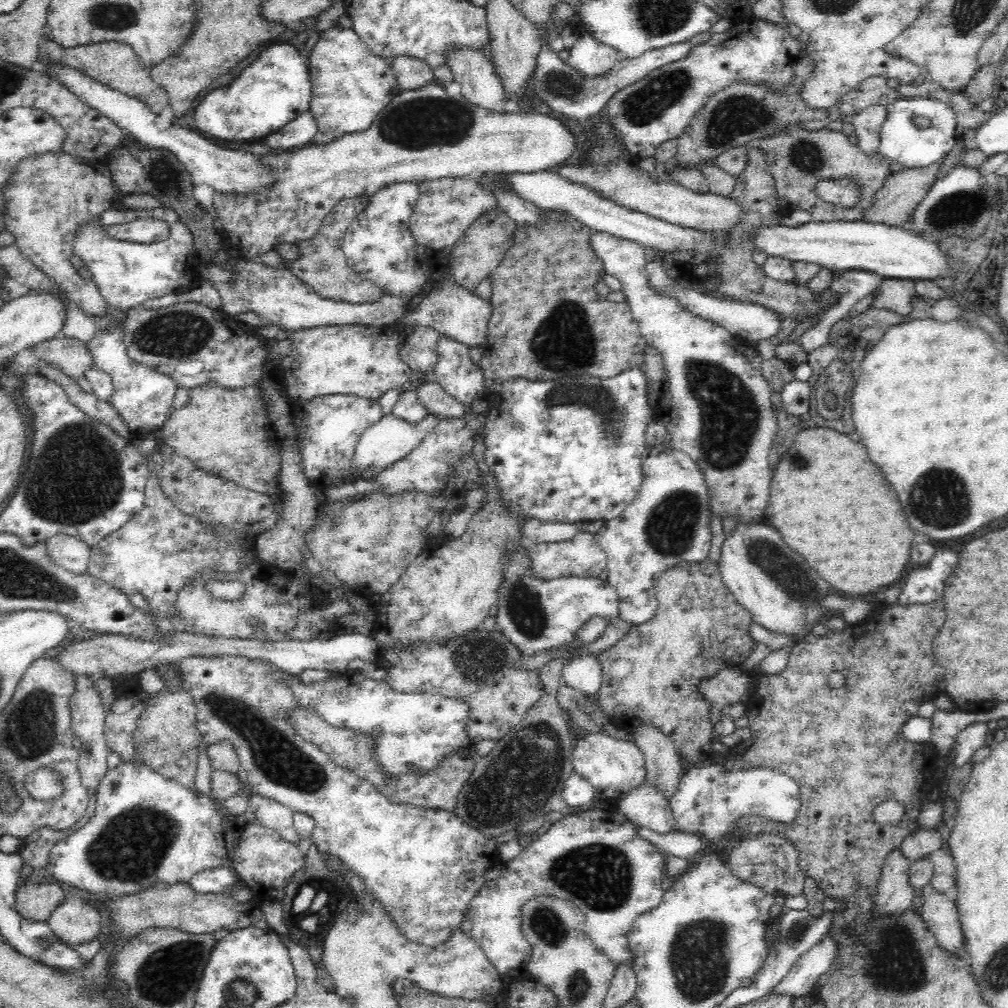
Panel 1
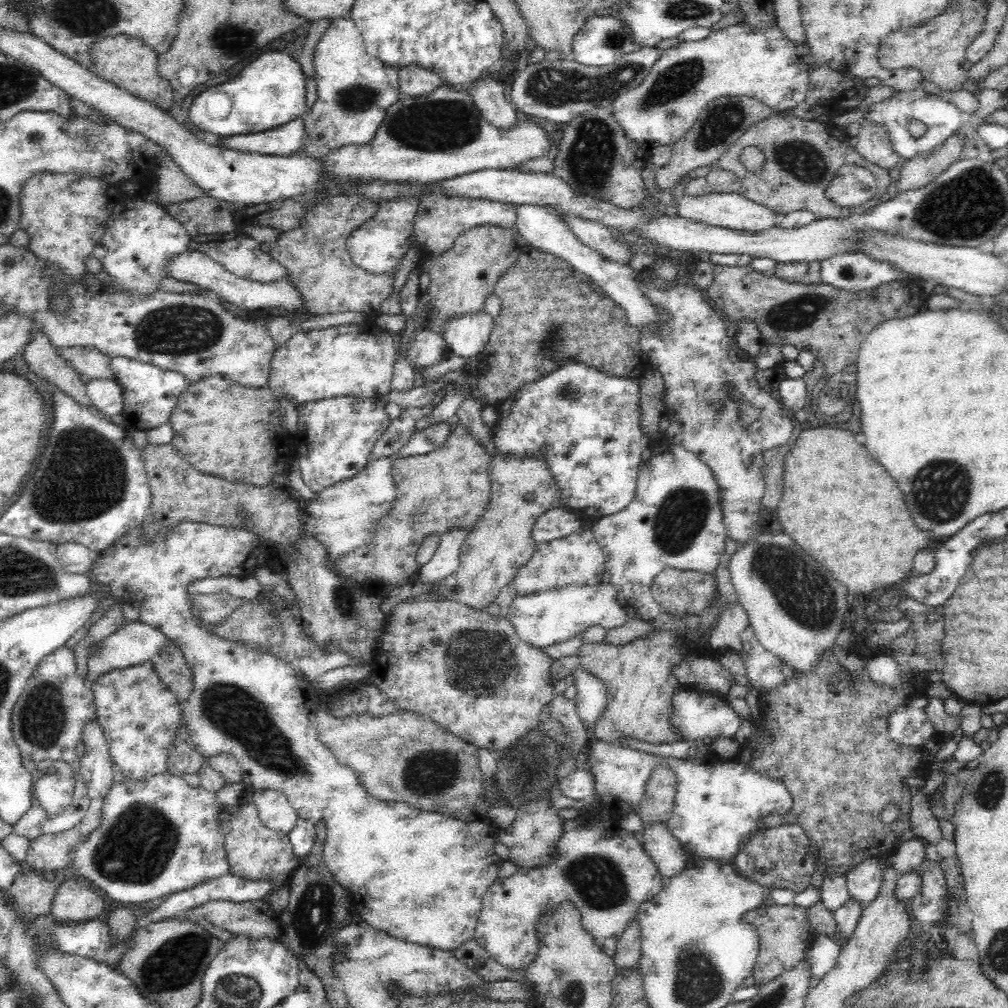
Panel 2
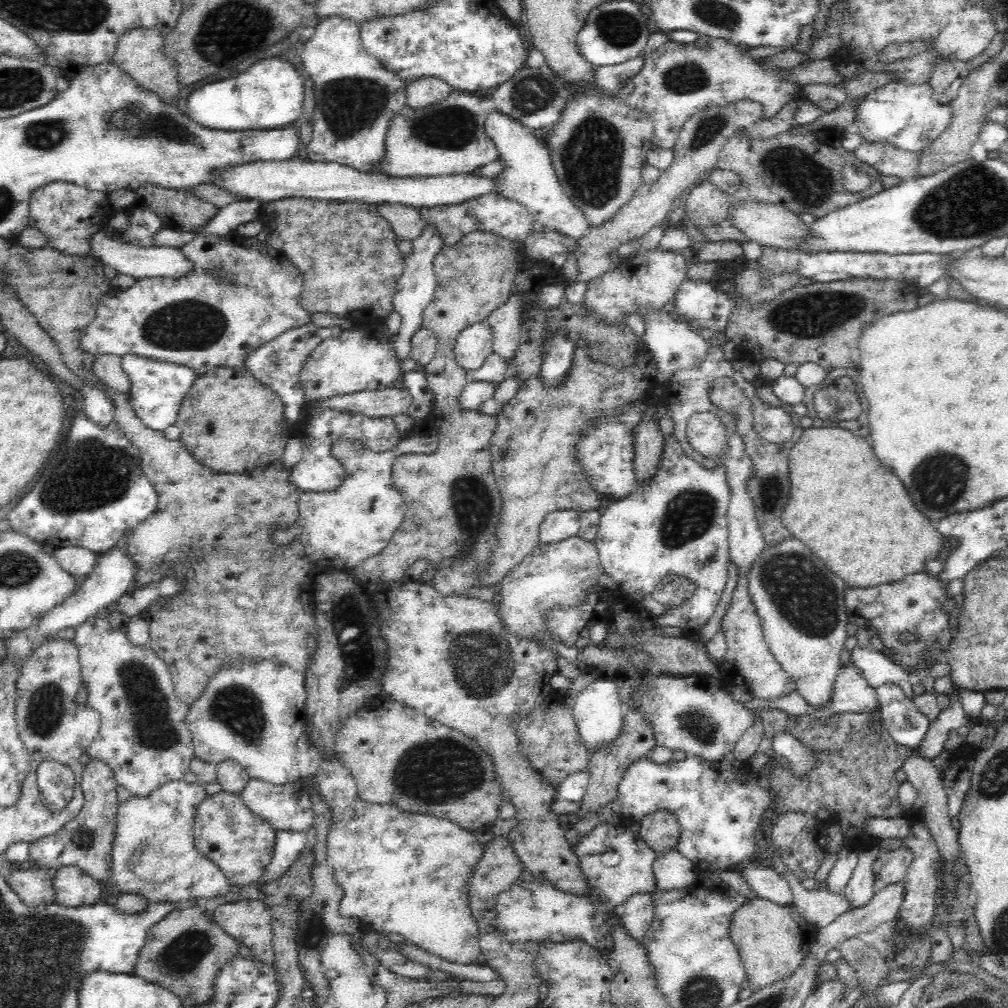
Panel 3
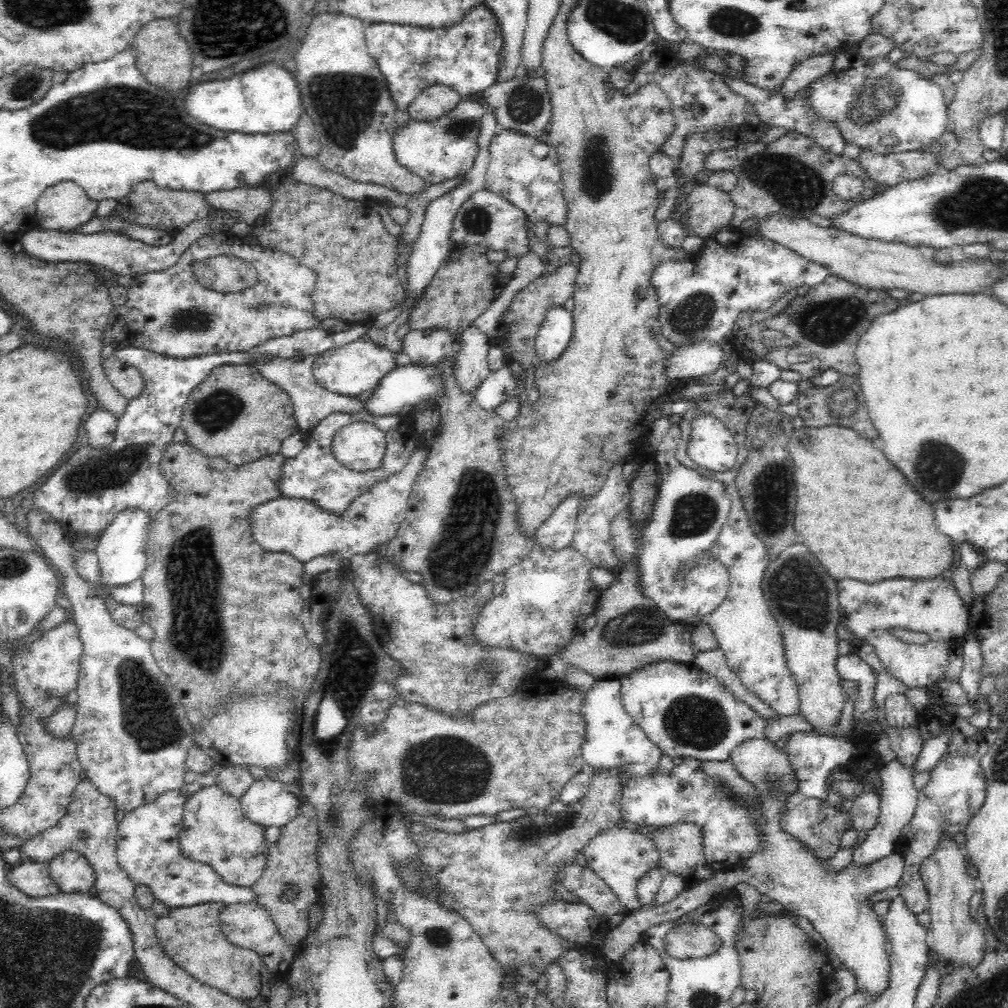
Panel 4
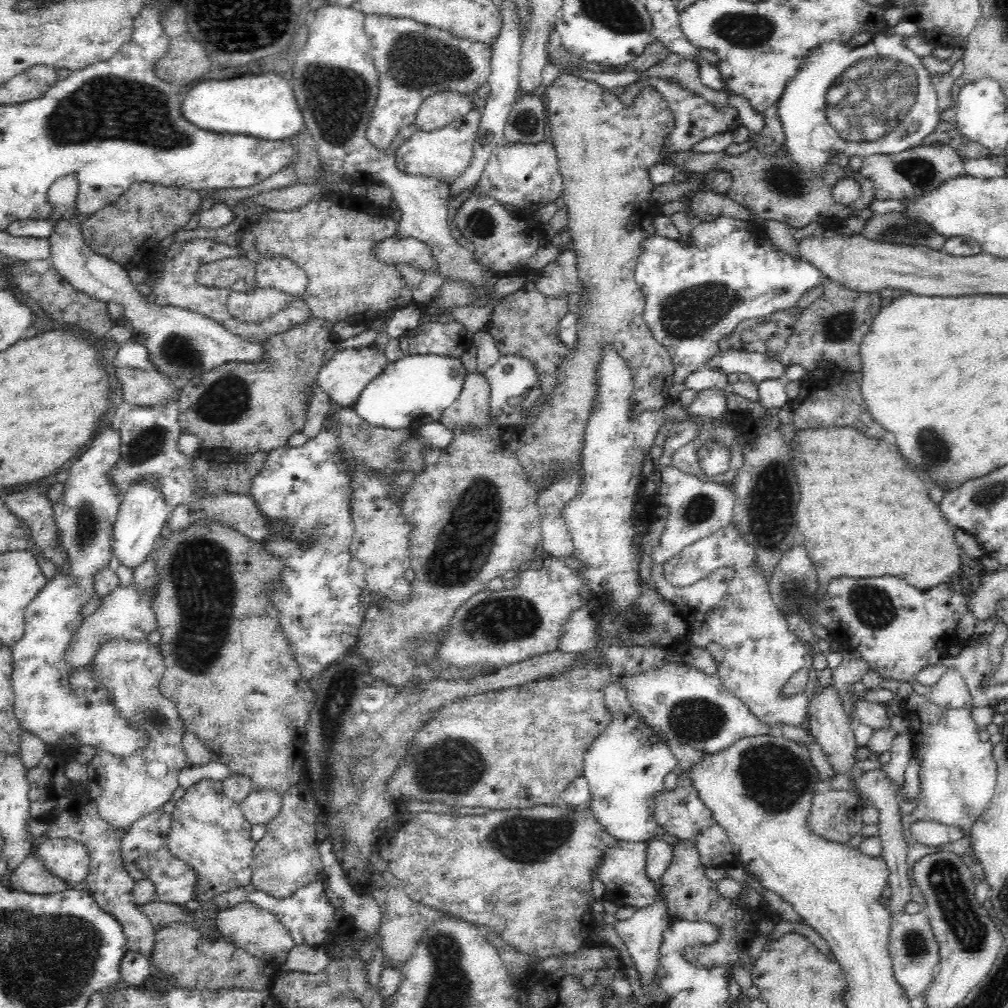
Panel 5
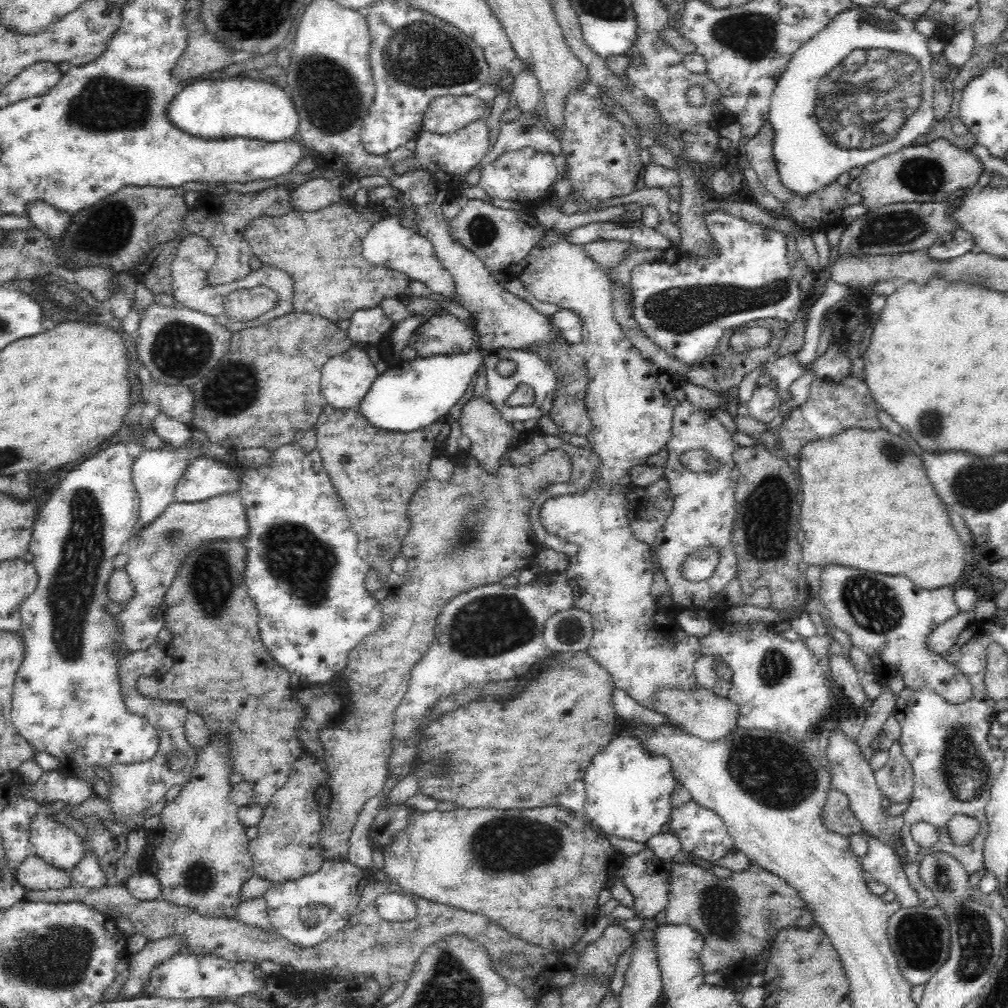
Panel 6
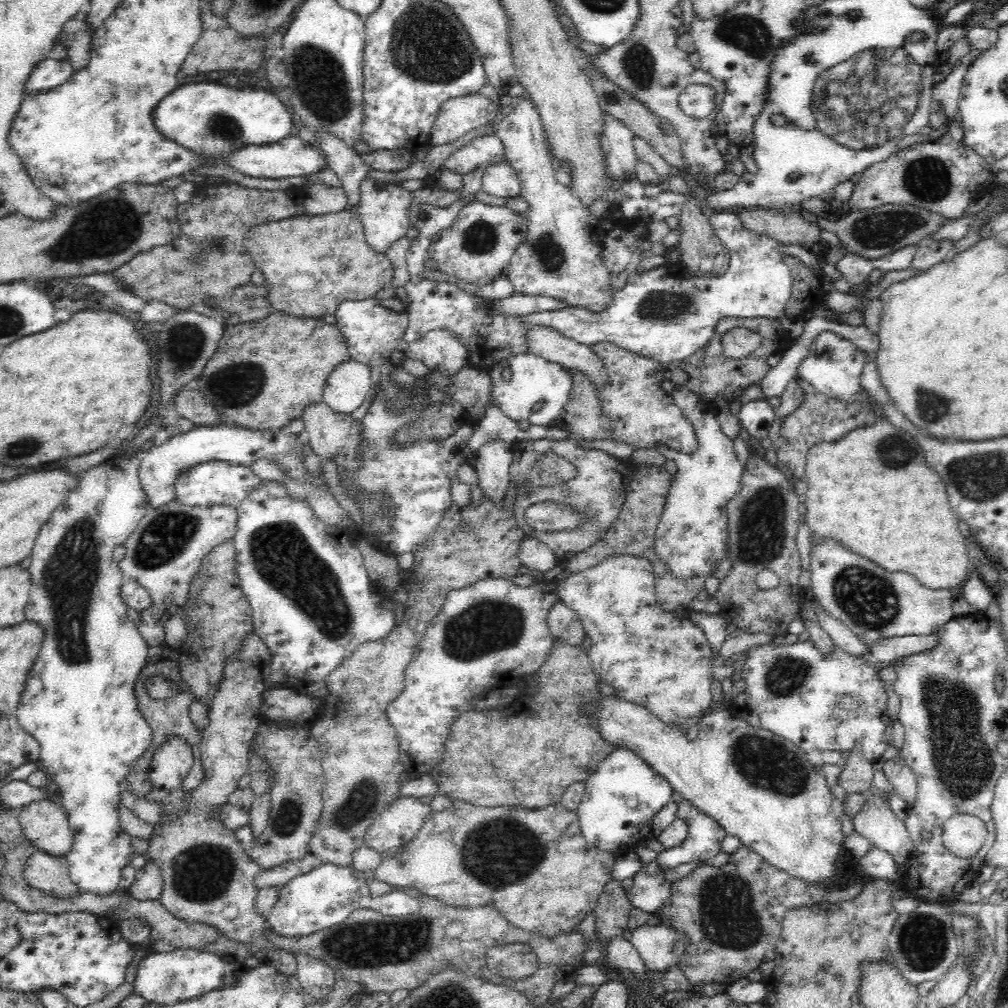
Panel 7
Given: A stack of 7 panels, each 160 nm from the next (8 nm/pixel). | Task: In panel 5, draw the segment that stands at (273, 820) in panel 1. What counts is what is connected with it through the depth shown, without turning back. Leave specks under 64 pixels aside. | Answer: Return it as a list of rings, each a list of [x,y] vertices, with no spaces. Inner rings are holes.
[[[253,792],[239,805],[244,819],[253,825],[264,825],[280,810],[282,794],[276,792]]]

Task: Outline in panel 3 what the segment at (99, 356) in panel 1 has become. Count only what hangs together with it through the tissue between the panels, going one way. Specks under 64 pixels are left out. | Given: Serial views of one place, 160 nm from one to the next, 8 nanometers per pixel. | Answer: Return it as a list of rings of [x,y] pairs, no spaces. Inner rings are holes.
[[[134,354],[121,357],[121,365],[131,382],[128,393],[132,408],[144,426],[155,431],[165,431],[174,425],[181,402],[198,378],[196,371],[184,365],[152,360]]]

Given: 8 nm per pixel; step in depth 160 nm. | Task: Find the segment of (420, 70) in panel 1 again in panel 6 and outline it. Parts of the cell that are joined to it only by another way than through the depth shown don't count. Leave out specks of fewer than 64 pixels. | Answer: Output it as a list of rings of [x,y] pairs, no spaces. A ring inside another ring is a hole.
[[[446,95],[433,99],[424,113],[423,130],[434,134],[451,135],[481,119],[486,101],[473,95]]]

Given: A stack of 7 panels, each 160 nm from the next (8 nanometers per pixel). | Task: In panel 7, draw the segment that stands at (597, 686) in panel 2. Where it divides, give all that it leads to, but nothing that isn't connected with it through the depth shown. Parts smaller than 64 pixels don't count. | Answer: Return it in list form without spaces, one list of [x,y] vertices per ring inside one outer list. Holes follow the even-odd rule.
[[[627,747],[609,753],[585,781],[586,794],[576,810],[580,832],[593,847],[612,854],[633,850],[650,840],[652,816],[673,801],[671,784]]]

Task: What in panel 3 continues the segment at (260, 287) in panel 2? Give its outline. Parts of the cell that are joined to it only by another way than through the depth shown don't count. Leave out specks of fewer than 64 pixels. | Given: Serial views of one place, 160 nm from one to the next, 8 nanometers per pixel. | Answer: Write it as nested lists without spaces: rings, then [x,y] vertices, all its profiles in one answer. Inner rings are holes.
[[[98,230],[91,237],[91,252],[88,256],[100,261],[103,266],[108,266],[117,270],[118,274],[126,274],[135,279],[157,278],[161,280],[164,277],[180,278],[192,270],[192,263],[182,255],[179,248],[158,248],[138,247],[135,245],[122,244],[116,233],[108,230]]]

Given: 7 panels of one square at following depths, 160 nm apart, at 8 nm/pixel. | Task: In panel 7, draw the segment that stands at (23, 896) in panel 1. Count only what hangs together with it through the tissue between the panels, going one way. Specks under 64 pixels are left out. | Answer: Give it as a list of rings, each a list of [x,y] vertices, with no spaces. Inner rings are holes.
[[[37,848],[25,862],[23,877],[30,887],[60,899],[81,892],[69,875],[67,857],[53,857],[42,849]]]

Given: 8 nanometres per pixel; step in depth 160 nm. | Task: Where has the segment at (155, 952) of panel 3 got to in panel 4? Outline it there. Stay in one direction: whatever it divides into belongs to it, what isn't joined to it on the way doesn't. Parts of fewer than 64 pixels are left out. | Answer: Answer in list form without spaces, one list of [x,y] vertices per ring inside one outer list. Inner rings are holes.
[[[208,902],[184,908],[170,908],[168,913],[154,923],[160,946],[174,964],[213,989],[221,990],[239,1000],[256,1000],[260,996],[266,998],[272,980],[278,976],[262,964],[254,951],[235,947],[224,937],[219,921],[223,907],[220,902]]]

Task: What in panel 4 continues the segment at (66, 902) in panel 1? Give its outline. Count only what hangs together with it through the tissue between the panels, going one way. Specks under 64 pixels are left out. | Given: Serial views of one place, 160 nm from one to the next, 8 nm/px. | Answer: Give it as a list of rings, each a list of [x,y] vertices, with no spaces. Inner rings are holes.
[[[64,850],[48,862],[50,876],[66,894],[86,893],[95,882],[95,872],[87,858],[75,850]]]

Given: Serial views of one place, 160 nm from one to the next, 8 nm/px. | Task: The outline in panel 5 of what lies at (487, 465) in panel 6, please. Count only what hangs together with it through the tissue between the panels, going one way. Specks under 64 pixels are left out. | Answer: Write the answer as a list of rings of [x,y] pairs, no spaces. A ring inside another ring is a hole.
[[[468,374],[465,376],[460,396],[449,406],[440,417],[440,422],[449,429],[460,427],[461,424],[468,427],[480,427],[481,424],[489,422],[492,418],[489,396],[491,390],[485,375]]]

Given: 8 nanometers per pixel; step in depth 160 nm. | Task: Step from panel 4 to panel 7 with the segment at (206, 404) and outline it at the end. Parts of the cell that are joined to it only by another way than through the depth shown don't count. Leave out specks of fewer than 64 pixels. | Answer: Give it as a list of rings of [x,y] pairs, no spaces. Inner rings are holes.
[[[276,312],[257,322],[226,324],[214,356],[204,364],[202,374],[197,377],[197,390],[221,413],[218,424],[250,430],[278,430],[293,418],[298,418],[312,403],[322,401],[329,374],[350,358],[347,340],[335,324],[323,322],[318,317],[296,317]]]

